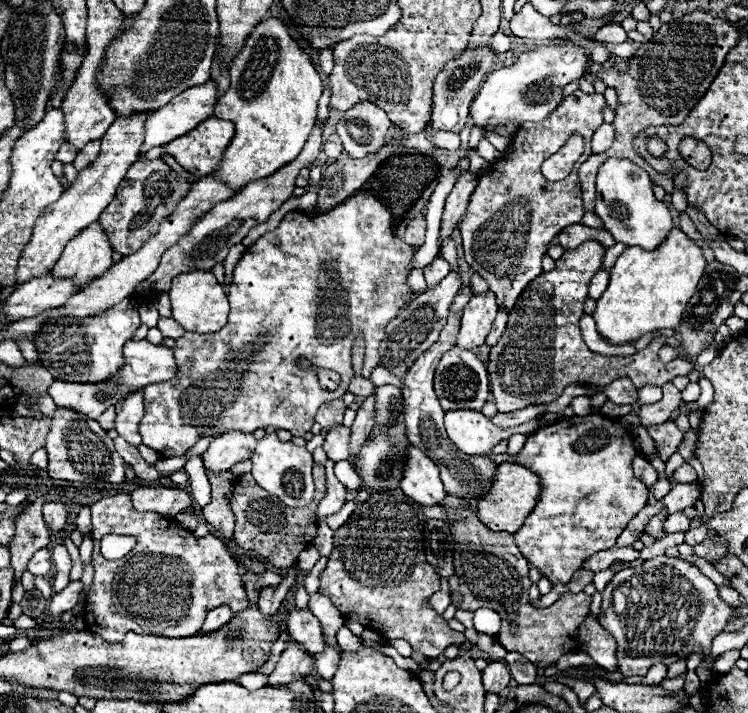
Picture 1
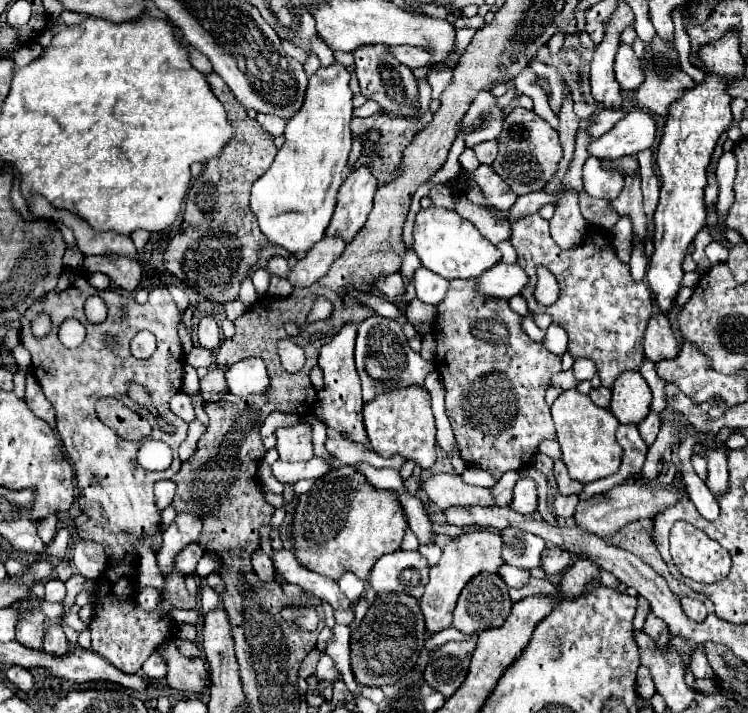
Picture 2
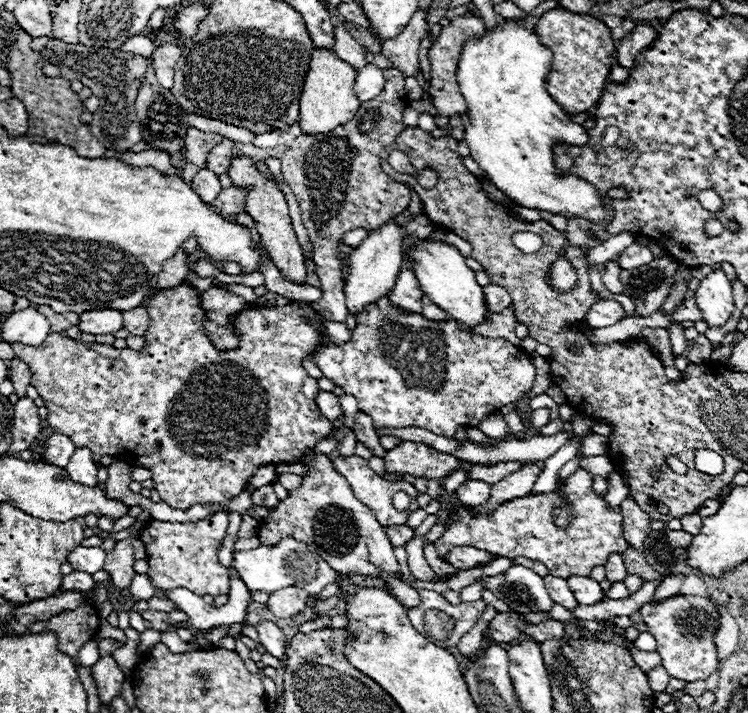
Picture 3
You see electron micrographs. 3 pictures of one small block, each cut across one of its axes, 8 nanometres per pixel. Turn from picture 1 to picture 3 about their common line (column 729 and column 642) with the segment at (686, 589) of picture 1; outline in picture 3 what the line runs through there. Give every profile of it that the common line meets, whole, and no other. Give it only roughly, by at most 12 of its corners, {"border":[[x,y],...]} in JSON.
{"border":[[672,596],[638,608],[670,678],[718,670],[718,606]]}

